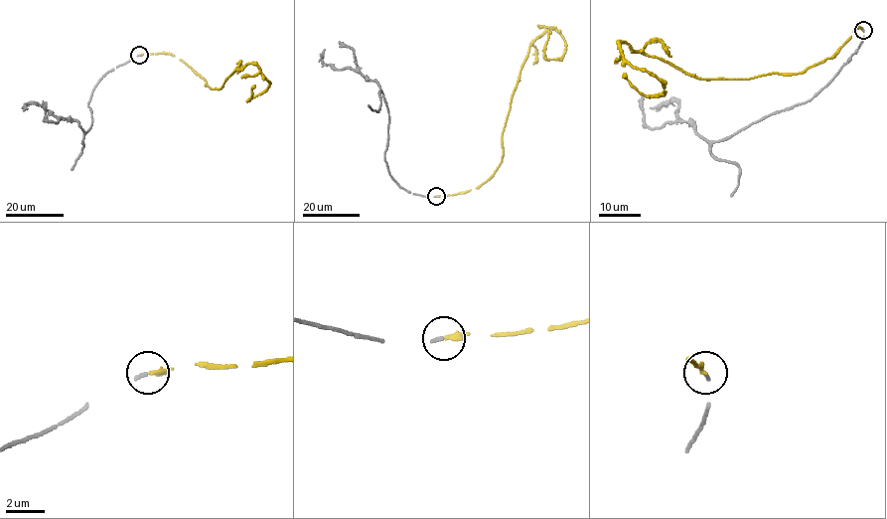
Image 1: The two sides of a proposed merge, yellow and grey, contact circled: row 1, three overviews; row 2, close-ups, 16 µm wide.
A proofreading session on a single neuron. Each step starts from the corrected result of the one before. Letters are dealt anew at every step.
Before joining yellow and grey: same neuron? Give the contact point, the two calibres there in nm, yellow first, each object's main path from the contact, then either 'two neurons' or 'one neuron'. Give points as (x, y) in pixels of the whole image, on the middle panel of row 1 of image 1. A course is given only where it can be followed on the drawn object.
(436, 196) | 220/170 nm | yellow via (436, 196), (466, 192), (494, 174), (528, 46), (555, 29), (565, 53), (547, 59), (544, 46), (550, 31) | grey via (436, 196), (404, 190), (389, 173), (384, 157), (388, 111), (380, 86), (351, 69), (325, 64), (324, 49) | one neuron

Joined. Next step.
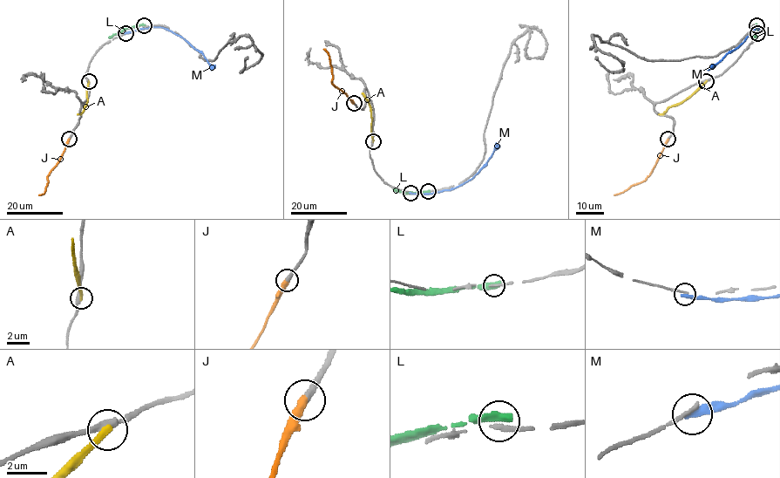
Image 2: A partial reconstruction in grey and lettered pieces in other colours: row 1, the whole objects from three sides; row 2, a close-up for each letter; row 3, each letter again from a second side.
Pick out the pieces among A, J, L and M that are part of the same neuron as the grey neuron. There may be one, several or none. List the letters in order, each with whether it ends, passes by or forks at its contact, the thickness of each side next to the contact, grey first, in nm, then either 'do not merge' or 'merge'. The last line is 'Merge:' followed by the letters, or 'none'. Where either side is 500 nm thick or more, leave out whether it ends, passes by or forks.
A: it ends there; 360 nm thick on the grey side, 280 nm on the other; do not merge
J: it ends there; 320 nm thick on the grey side, 440 nm on the other; merge
L: 240 nm thick on the grey side, 550 nm on the other; do not merge
M: it ends there; 240 nm thick on the grey side, 400 nm on the other; do not merge
Merge: J

